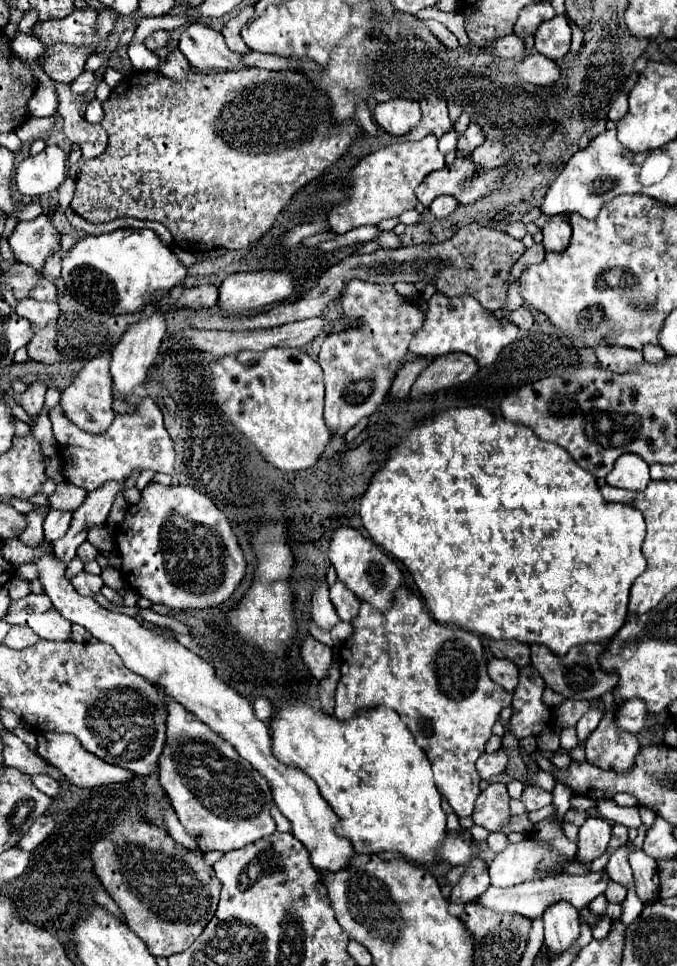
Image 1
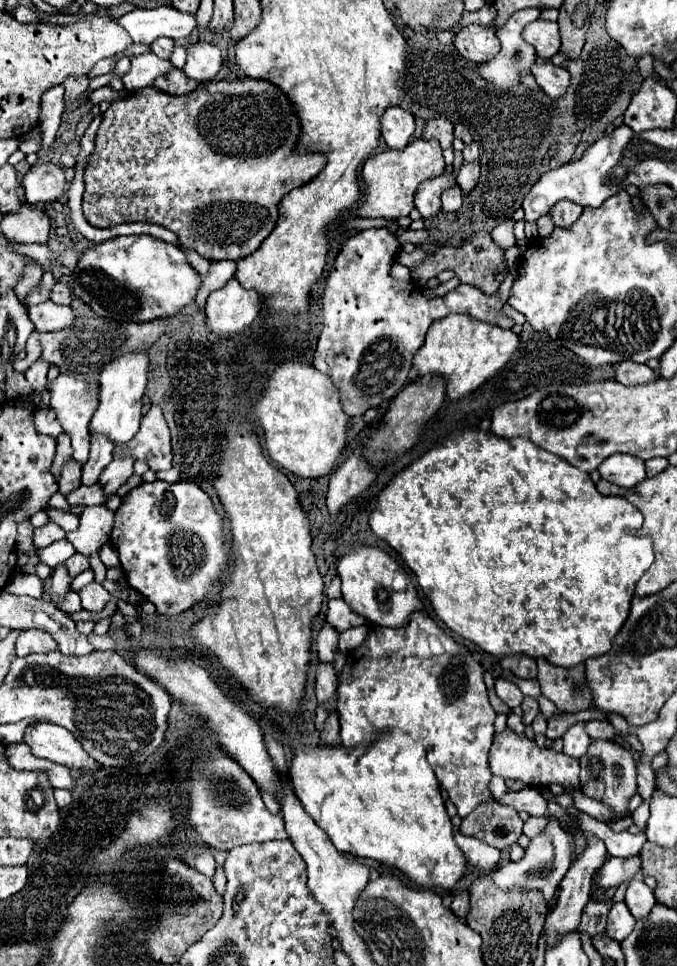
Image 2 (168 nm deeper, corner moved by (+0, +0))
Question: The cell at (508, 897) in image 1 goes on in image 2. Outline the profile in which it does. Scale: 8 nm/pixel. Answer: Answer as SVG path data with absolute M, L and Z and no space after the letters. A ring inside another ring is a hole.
M608 857L606 863L598 869L596 877L596 889L610 889L618 887L620 883L628 881L640 871L640 857L632 859L620 859L620 857Z

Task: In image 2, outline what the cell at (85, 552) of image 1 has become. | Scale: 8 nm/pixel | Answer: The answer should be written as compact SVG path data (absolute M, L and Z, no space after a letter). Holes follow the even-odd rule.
M82 553L72 555L72 557L70 557L70 559L68 559L64 565L68 567L70 577L76 577L76 575L80 575L82 571L90 569L90 561L88 561L88 557L86 557L86 555L82 555Z

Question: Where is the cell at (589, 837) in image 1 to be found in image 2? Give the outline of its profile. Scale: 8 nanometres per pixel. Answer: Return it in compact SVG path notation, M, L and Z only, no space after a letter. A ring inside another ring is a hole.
M586 835L586 847L584 847L582 855L574 859L572 867L570 867L568 873L564 875L564 879L562 879L562 883L560 883L560 897L558 897L558 903L556 903L556 907L550 911L550 915L546 917L548 945L556 941L556 935L578 929L582 909L584 909L584 905L586 905L588 899L590 899L588 895L590 895L592 875L598 871L600 865L604 865L606 859L608 859L608 851L606 851L606 847L604 847L604 841L602 841L602 839L596 839L594 835Z

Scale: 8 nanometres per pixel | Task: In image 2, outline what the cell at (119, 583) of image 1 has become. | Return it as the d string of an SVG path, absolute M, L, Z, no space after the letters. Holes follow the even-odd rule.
M106 505L84 507L84 511L80 515L80 527L78 527L78 531L68 533L66 539L70 543L74 543L74 547L80 553L92 555L104 543L110 541L112 523L114 523L114 511L110 511Z

